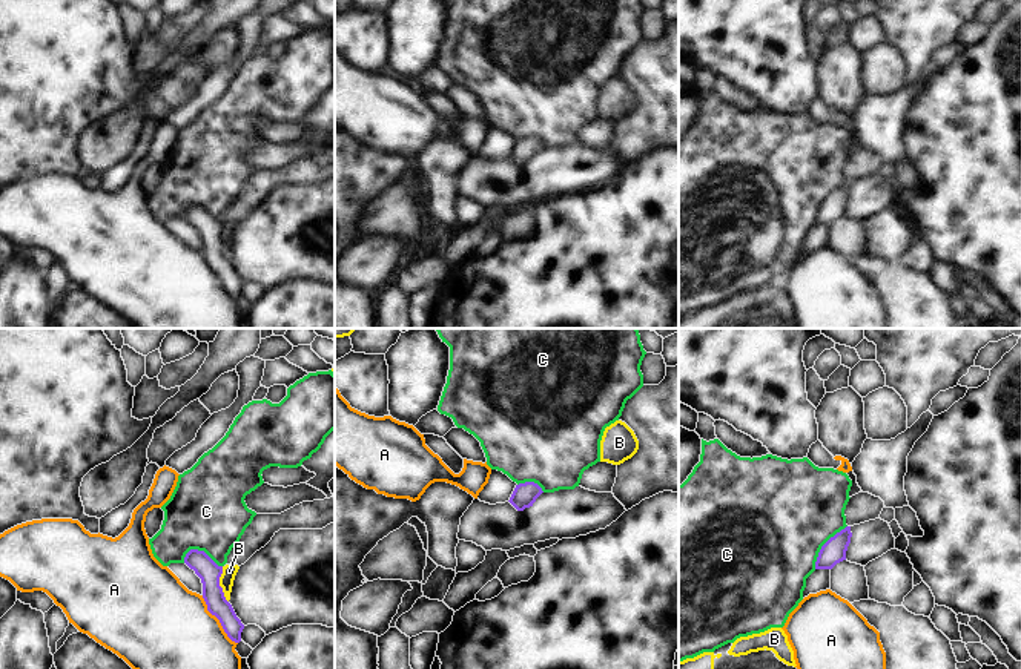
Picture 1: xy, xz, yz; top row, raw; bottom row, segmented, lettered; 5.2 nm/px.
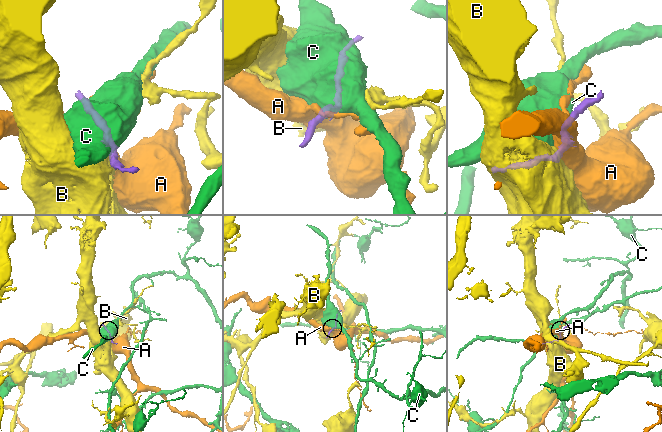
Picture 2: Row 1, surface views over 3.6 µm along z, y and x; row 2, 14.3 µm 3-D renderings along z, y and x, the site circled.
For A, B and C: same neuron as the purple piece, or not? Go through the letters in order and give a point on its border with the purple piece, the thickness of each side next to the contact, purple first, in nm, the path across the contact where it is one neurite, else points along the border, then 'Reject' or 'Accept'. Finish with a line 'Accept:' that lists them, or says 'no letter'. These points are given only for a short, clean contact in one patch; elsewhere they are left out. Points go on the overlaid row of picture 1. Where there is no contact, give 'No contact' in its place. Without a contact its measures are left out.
A: Touches purple at xy (218, 619). Thickness 120 nm (purple) against 420 nm. Reject
B: Touches purple at xy (218, 585). Thickness 120 nm (purple) against 80 nm. Reject
C: Touches purple at yz (823, 545). Thickness 130 nm (purple) against 500 nm. Boundary: yz (846, 525), (822, 547), (814, 568). Reject
Accept: no letter

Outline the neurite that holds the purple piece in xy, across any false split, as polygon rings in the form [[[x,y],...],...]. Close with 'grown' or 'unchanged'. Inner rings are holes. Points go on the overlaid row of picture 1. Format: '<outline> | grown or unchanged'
[[[190,549],[184,557],[184,563],[201,578],[203,598],[207,605],[207,611],[220,620],[227,637],[240,643],[244,625],[236,617],[220,586],[223,566],[218,566],[204,551],[198,549]]] | unchanged

